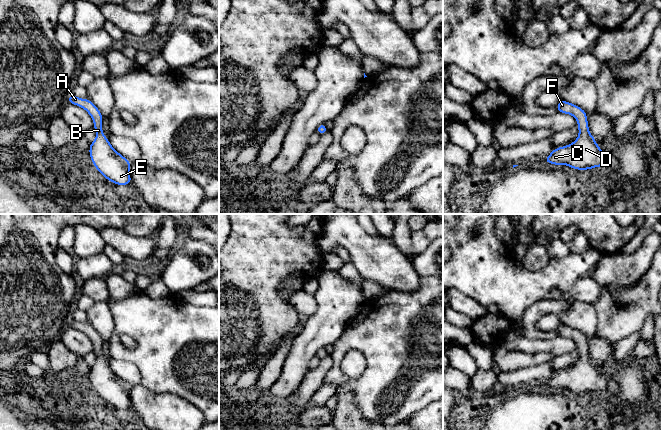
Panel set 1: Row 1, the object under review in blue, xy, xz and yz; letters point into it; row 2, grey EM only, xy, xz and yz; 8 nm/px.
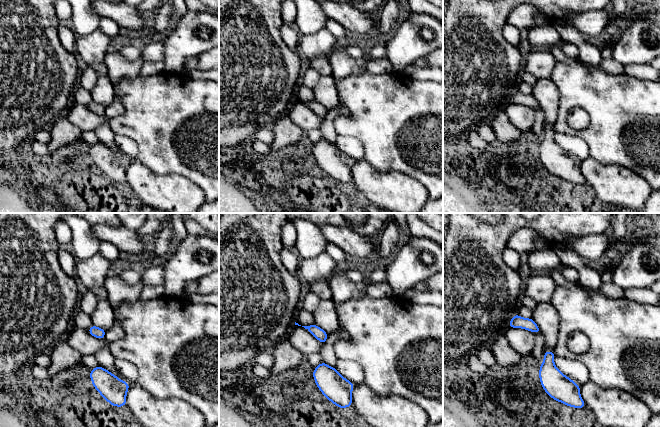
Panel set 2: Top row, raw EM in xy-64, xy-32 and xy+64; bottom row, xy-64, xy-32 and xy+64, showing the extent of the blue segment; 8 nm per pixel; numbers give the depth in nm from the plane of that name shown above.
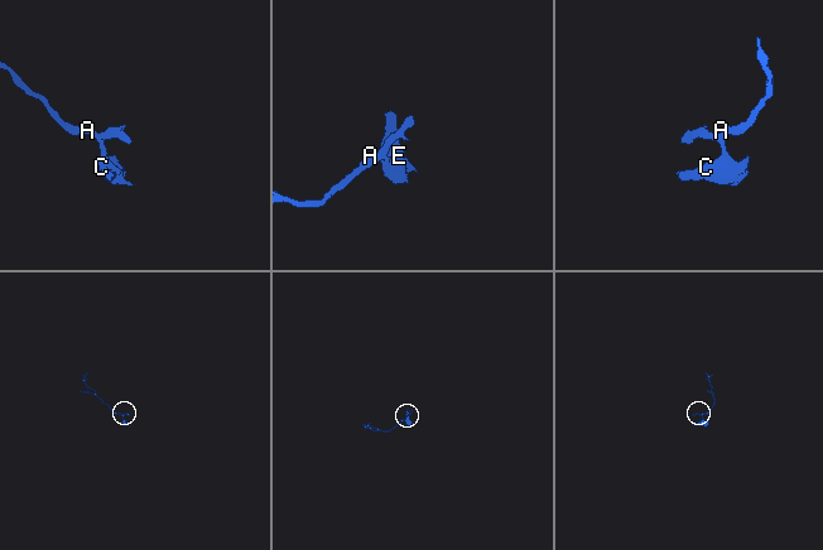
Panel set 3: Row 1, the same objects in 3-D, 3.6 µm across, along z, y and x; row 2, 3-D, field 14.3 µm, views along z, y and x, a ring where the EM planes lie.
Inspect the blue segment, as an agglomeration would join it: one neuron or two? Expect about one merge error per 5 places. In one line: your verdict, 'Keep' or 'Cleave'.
Keep

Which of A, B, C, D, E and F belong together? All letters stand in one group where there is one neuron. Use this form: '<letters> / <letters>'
A B C D E F

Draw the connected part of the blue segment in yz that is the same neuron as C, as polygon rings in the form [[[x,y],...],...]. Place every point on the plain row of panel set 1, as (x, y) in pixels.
[[[563,324],[556,330],[558,336],[570,338],[577,344],[579,359],[570,369],[552,374],[544,385],[555,389],[567,389],[577,394],[610,390],[612,380],[603,376],[590,358],[586,336],[579,330]]]

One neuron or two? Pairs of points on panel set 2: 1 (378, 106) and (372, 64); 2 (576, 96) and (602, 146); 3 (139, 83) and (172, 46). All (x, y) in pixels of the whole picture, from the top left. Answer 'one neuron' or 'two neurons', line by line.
1: two neurons
2: one neuron
3: two neurons

